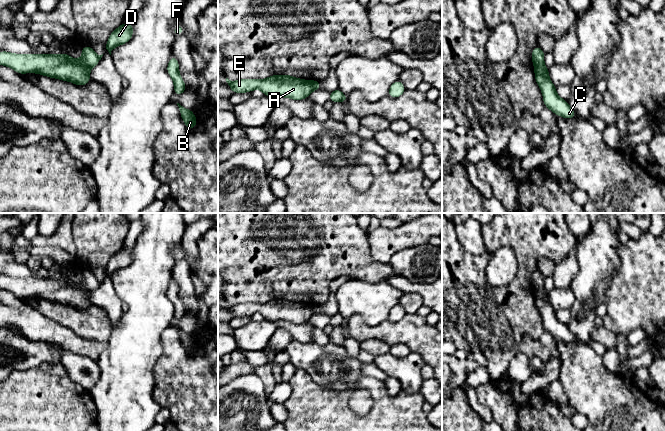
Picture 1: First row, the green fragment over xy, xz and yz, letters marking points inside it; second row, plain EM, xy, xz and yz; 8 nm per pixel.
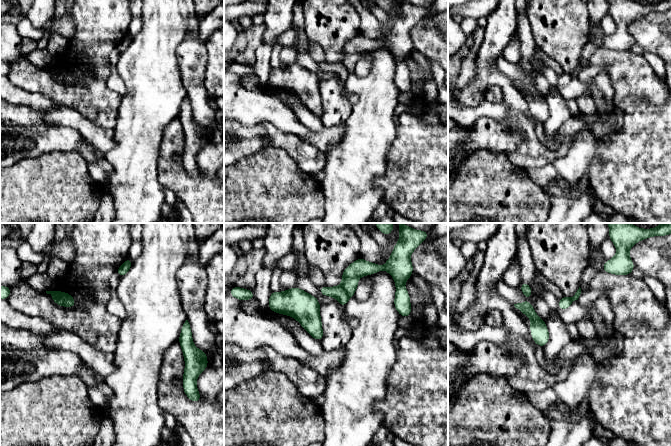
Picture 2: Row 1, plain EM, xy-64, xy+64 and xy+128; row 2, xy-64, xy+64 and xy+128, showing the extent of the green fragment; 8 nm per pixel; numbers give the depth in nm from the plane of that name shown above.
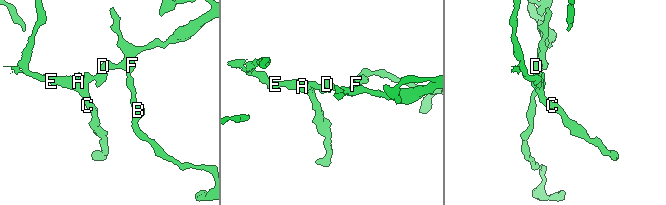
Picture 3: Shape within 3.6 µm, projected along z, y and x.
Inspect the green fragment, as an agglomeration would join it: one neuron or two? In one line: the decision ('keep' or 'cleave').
cleave

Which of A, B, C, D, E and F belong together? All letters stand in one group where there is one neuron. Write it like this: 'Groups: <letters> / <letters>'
Groups: A C E / B D F

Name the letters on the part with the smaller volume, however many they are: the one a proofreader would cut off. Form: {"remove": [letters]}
{"remove": ["A", "C", "E"]}

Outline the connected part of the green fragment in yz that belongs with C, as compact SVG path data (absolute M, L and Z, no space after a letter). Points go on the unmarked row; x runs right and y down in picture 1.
M545 288L534 289L534 295L535 304L543 318L545 331L549 332L555 339L562 340L565 343L574 342L576 337L568 329L566 324L557 319L556 311L550 304L548 292Z

